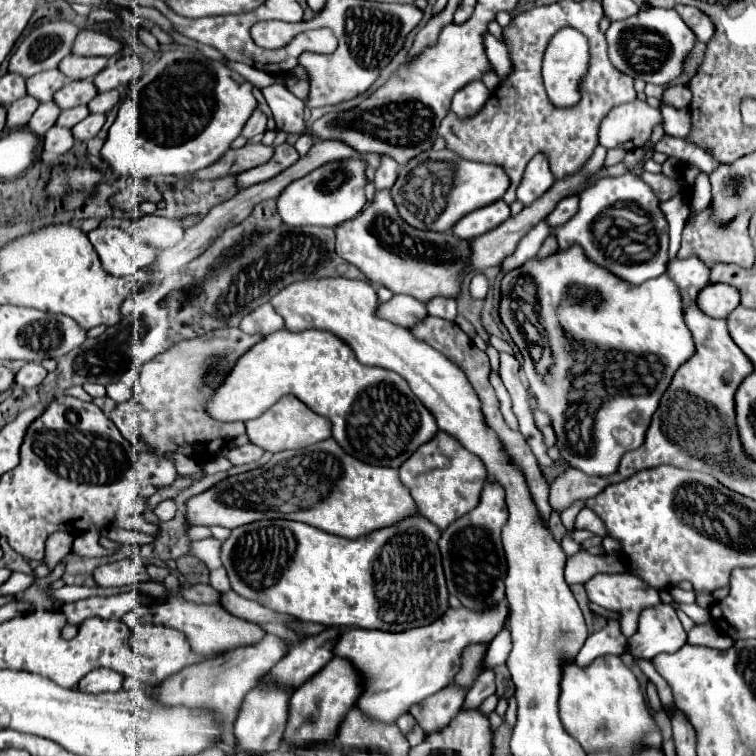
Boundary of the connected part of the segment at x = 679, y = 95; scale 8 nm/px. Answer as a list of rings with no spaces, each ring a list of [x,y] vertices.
[[[668,86],[664,90],[664,96],[662,96],[662,102],[674,106],[674,108],[686,108],[690,104],[690,90],[686,86]]]

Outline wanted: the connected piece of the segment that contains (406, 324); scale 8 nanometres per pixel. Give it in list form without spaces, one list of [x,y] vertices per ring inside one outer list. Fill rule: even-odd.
[[[400,294],[400,296],[394,296],[386,304],[380,304],[378,316],[386,318],[392,324],[398,324],[402,328],[412,328],[418,322],[422,322],[428,316],[428,312],[426,312],[426,304],[418,302],[416,298]]]

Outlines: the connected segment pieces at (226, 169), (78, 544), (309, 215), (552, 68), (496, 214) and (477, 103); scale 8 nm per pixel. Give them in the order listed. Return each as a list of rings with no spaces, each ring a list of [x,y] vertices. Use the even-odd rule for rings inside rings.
[[[248,142],[246,146],[242,146],[238,150],[228,150],[218,162],[208,166],[206,170],[198,170],[194,176],[188,176],[188,178],[218,180],[224,176],[238,176],[250,168],[266,164],[272,158],[272,154],[274,154],[272,146]]]
[[[86,532],[78,538],[74,538],[74,548],[72,552],[78,556],[86,556],[86,558],[102,558],[102,556],[110,556],[114,554],[112,550],[106,550],[100,546],[100,534],[98,532]]]
[[[346,158],[328,162],[300,180],[294,180],[286,190],[278,196],[278,214],[290,226],[330,226],[336,228],[338,224],[356,218],[364,204],[366,194],[364,186],[366,178],[366,162],[362,158]]]
[[[574,28],[560,30],[548,44],[546,56],[544,56],[544,86],[548,92],[548,98],[558,108],[570,108],[580,102],[580,84],[582,78],[588,72],[590,64],[590,52],[588,52],[588,40]]]
[[[496,200],[488,206],[484,206],[482,210],[474,210],[466,216],[462,216],[454,226],[452,226],[452,234],[458,238],[466,238],[472,240],[476,236],[486,234],[488,230],[492,230],[494,226],[500,226],[504,220],[510,218],[510,208],[504,200]]]
[[[472,80],[454,94],[452,108],[456,110],[458,116],[472,116],[476,114],[476,110],[480,110],[480,106],[483,106],[490,96],[491,92],[481,81]]]

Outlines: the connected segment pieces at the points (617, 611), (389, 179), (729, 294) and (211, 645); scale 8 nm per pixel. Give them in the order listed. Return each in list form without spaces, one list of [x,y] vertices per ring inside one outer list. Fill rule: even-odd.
[[[596,574],[594,578],[590,578],[584,584],[584,590],[586,590],[590,602],[606,608],[608,612],[612,612],[620,620],[622,634],[626,638],[630,638],[630,634],[634,634],[634,630],[638,626],[638,614],[648,606],[660,604],[658,590],[648,586],[642,578],[638,578],[634,574]]]
[[[382,158],[382,166],[376,172],[376,190],[390,190],[398,178],[398,164],[392,158]]]
[[[708,284],[698,294],[698,306],[710,318],[728,318],[738,304],[740,292],[730,284]]]
[[[170,574],[164,580],[164,584],[172,592],[168,602],[162,604],[162,606],[154,606],[154,608],[138,606],[138,608],[130,610],[122,618],[130,628],[134,628],[138,624],[164,624],[164,626],[176,628],[176,630],[180,630],[180,632],[184,632],[188,636],[188,642],[190,642],[192,650],[198,652],[198,654],[226,652],[226,650],[232,650],[232,648],[238,648],[238,646],[248,646],[248,644],[258,642],[266,634],[258,624],[252,624],[252,622],[246,622],[242,618],[236,618],[230,612],[226,612],[224,608],[220,608],[218,604],[202,604],[202,606],[198,606],[198,604],[182,600],[180,596],[176,596],[176,588],[180,586],[176,574]]]

